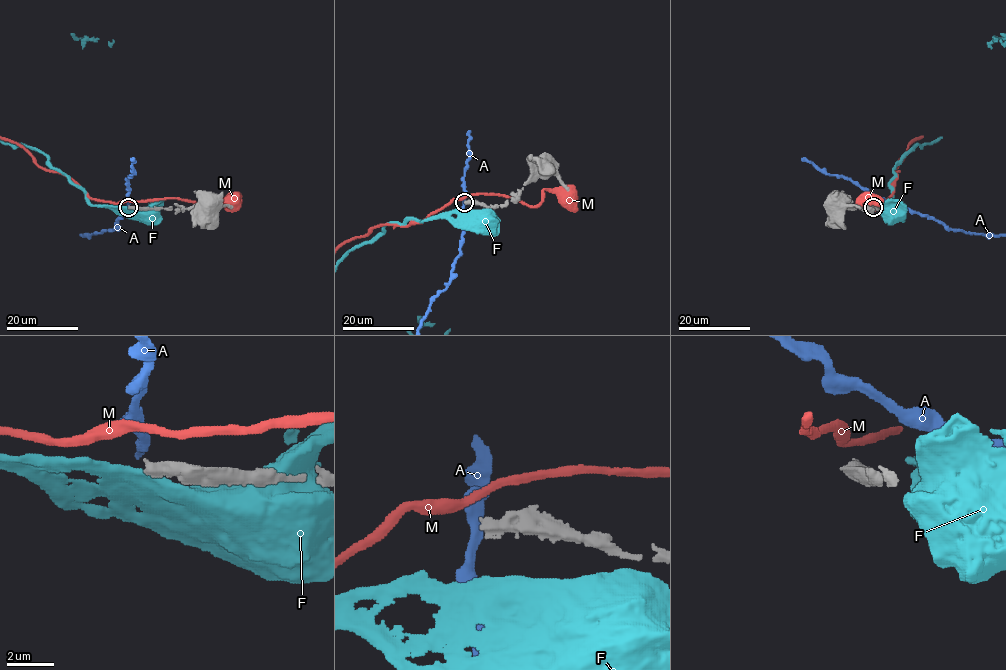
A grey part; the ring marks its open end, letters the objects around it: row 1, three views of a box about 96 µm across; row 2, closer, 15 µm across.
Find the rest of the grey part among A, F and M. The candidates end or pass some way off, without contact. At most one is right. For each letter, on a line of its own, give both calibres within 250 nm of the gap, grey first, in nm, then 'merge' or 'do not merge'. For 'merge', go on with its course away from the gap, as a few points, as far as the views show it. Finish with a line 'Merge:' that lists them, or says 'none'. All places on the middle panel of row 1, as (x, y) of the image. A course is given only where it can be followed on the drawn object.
A: 440 nm thick on the grey side, 440 nm on the other; do not merge
F: 440 nm thick on the grey side, 600 nm on the other; do not merge
M: 440 nm thick on the grey side, 480 nm on the other; do not merge
Merge: none

